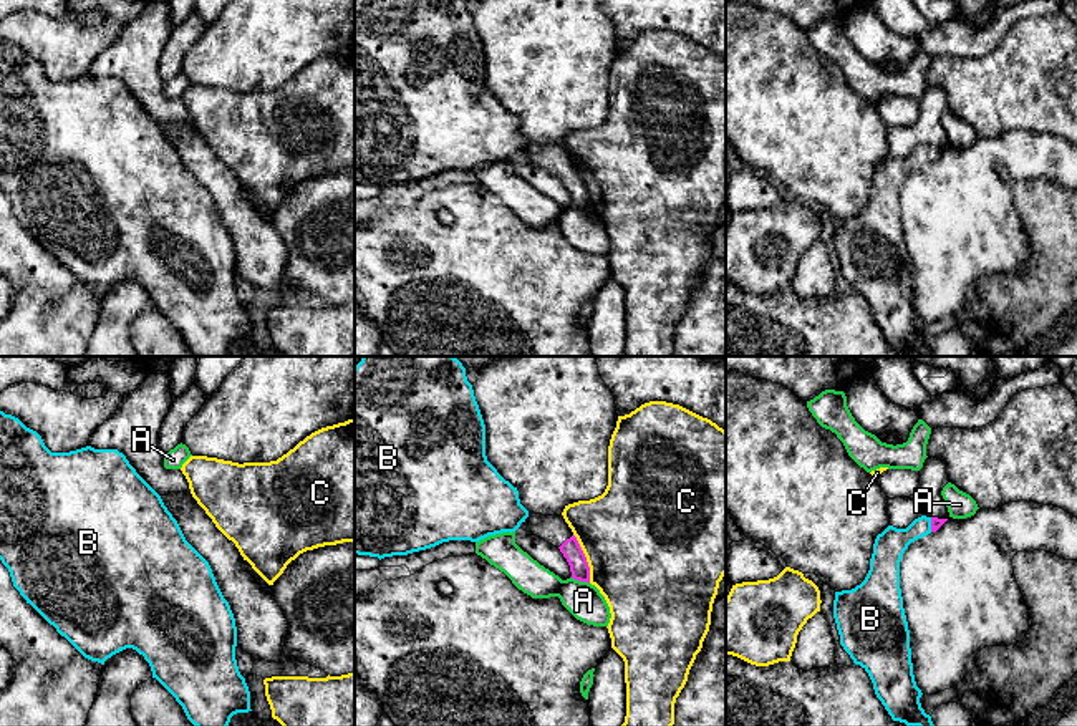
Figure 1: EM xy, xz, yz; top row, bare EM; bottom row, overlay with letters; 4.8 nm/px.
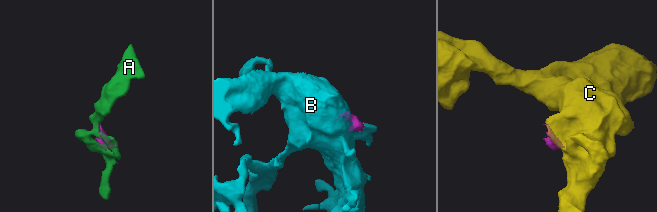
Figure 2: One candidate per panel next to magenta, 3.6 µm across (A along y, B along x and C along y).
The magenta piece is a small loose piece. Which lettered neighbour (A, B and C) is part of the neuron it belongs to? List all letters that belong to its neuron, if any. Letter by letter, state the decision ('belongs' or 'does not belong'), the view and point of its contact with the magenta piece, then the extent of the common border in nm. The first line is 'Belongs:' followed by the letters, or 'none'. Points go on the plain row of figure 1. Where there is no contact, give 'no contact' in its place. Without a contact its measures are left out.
Belongs: B
A: does not belong | xz (580, 209) | 100 nm
B: belongs | yz (932, 153) | 70 nm
C: does not belong | xz (585, 188) | 260 nm

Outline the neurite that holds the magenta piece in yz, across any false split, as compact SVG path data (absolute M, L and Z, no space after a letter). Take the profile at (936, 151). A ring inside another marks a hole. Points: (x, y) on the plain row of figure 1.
M921 144L906 157L888 154L877 164L870 199L852 219L835 220L833 247L840 273L870 305L893 350L935 356L921 336L911 292L910 259L900 217L900 191L908 174L936 161L948 148Z

